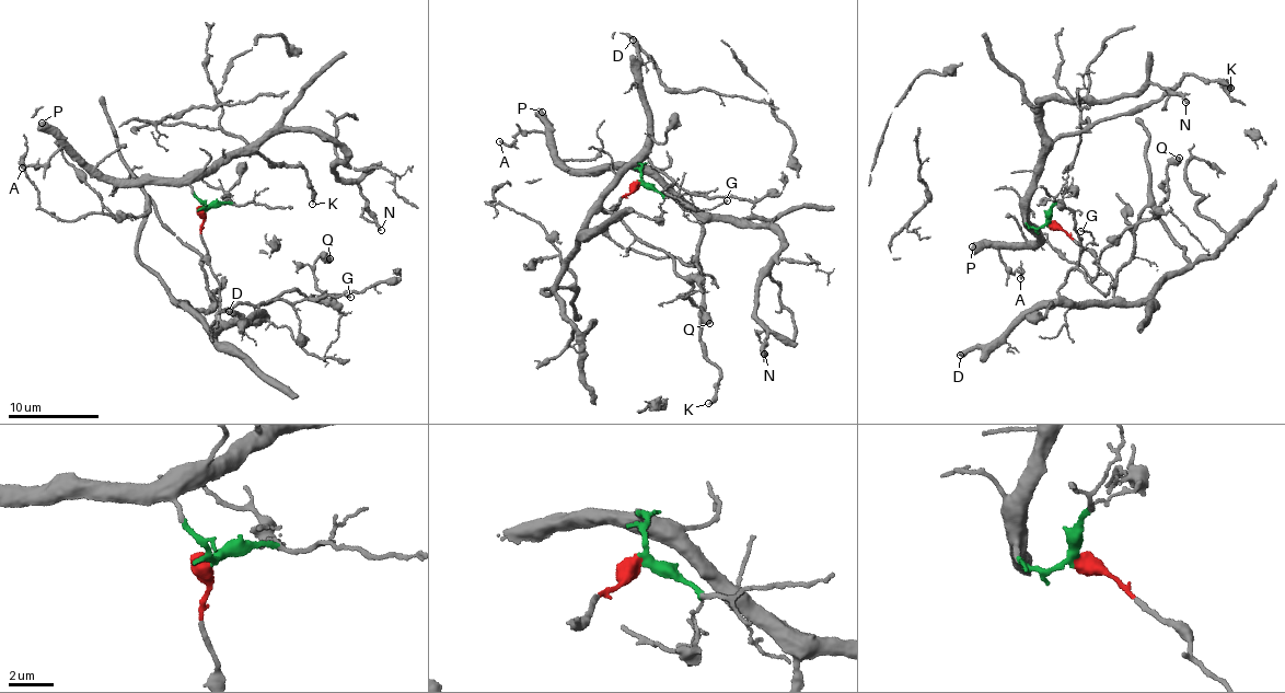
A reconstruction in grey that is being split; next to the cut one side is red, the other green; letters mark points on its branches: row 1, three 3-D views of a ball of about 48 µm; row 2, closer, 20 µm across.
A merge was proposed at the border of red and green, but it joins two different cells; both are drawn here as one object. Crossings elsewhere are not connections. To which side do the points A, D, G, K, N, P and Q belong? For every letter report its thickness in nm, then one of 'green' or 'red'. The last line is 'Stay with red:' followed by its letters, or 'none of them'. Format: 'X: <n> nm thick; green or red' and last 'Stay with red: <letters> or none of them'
A: 190 nm thick; green
D: 440 nm thick; red
G: 130 nm thick; red
K: 240 nm thick; green
N: 240 nm thick; green
P: 650 nm thick; green
Q: 750 nm thick; red
Stay with red: D, G, Q

